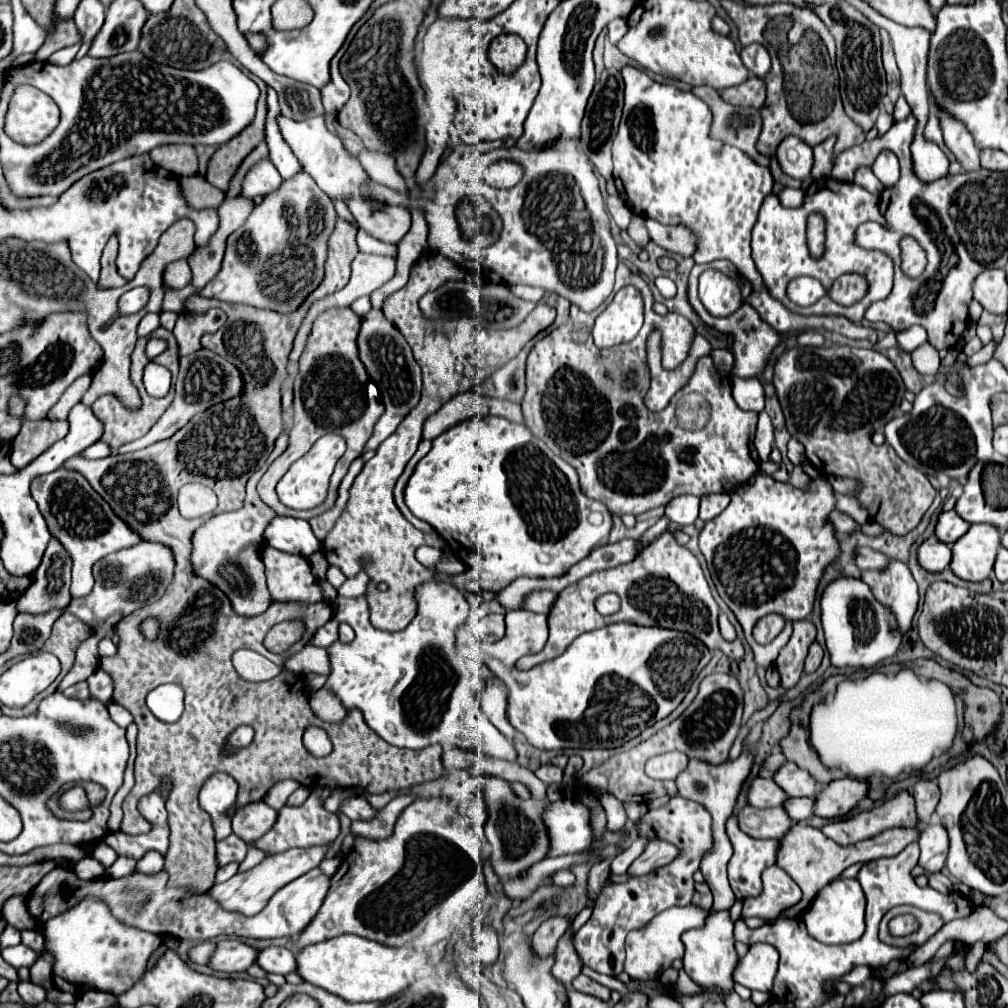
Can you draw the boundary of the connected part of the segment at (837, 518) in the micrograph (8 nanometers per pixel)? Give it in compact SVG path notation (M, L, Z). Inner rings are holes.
M834 511L830 515L830 521L834 523L834 531L840 533L840 535L850 535L850 533L854 533L858 529L858 523L850 515L846 515L842 511Z

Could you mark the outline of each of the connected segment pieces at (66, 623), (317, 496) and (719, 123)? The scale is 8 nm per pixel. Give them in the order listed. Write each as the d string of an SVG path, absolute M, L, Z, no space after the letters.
M64 613L52 627L50 639L44 643L44 651L54 653L60 659L61 672L56 681L50 685L50 695L58 689L60 681L64 675L72 669L74 659L76 659L76 649L78 645L90 635L90 629L70 613Z
M324 435L322 439L318 439L312 449L300 457L290 469L288 473L280 479L276 493L280 497L280 501L292 509L314 509L318 505L324 503L326 495L328 495L328 485L330 485L330 475L334 471L334 465L338 461L338 447L346 447L344 439L340 435Z
M694 87L692 93L702 97L702 101L710 105L714 115L712 135L716 139L722 139L724 143L742 149L760 165L770 165L770 157L762 155L756 149L758 135L762 133L762 115L758 109L730 105L720 97L720 91L714 87Z

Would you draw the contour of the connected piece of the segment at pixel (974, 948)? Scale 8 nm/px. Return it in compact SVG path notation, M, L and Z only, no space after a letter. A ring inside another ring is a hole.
M978 941L970 947L965 957L965 966L969 972L974 972L982 960L983 954L986 949L986 944Z

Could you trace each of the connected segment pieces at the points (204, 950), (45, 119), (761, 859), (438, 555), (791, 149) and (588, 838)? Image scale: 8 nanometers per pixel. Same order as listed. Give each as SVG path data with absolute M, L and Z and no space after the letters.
M214 941L200 943L200 945L196 945L194 949L190 949L190 961L192 961L192 963L208 965L208 963L210 963L210 957L214 955L214 951L216 951L216 943L214 943Z
M20 85L6 113L6 133L18 143L38 143L54 131L58 119L60 111L46 93Z
M736 815L726 823L728 837L734 847L734 855L728 861L728 879L736 899L758 897L762 893L760 875L766 867L776 863L778 843L774 839L754 839L738 827Z
M420 547L416 551L416 559L428 567L428 569L434 569L442 559L444 559L444 551L442 549L434 549L434 547Z
M790 135L778 145L778 161L784 173L788 173L794 179L810 179L810 169L814 165L814 151L808 143L802 143L802 139Z
M560 799L550 803L544 813L544 823L550 833L550 857L584 851L594 843L594 829L590 827L592 811L584 803Z

